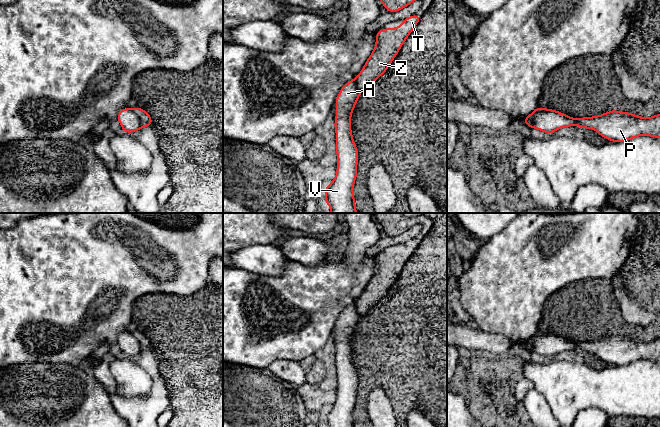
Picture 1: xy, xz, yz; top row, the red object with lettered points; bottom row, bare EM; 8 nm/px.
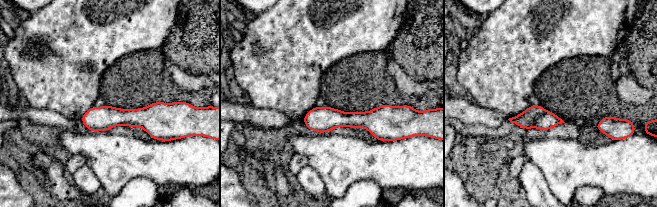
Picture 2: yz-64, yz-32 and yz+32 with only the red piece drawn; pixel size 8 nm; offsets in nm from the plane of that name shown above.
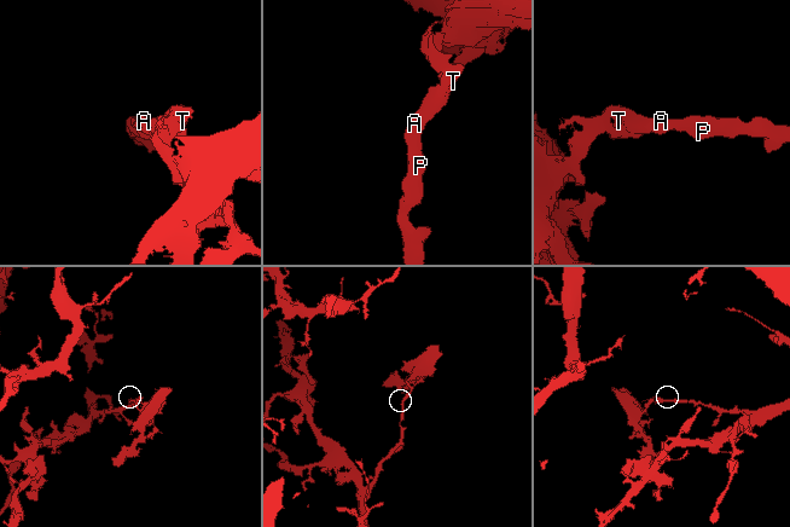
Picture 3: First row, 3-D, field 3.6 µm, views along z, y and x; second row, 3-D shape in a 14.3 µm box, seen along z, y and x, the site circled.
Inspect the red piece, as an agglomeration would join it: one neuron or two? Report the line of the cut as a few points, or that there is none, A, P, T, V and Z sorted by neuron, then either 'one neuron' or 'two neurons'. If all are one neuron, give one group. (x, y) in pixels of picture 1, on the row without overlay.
yz (546, 333), (535, 340), (533, 351) | A P V / T Z | two neurons

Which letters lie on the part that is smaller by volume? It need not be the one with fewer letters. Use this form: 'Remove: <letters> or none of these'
Remove: T, Z

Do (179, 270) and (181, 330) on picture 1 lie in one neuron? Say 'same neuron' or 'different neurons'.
different neurons

